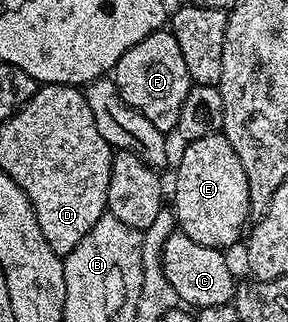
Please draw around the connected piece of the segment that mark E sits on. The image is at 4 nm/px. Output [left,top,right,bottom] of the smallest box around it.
[171,132,250,250]

